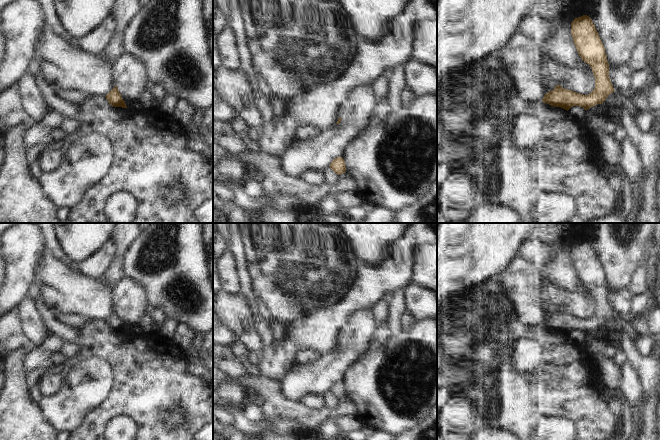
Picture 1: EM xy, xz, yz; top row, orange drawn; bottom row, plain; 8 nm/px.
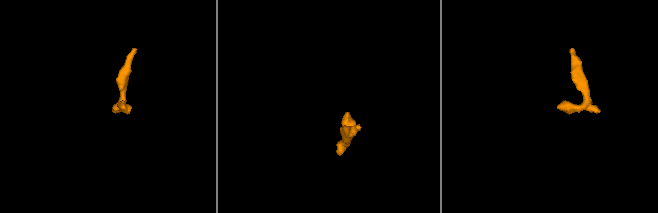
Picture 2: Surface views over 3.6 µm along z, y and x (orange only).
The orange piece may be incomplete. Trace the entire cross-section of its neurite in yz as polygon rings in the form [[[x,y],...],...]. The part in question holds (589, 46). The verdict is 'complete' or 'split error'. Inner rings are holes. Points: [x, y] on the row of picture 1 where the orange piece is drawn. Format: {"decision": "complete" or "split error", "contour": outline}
{"decision": "complete", "contour": [[[583,15],[572,21],[571,35],[579,56],[593,71],[595,88],[590,94],[583,95],[557,85],[544,95],[542,101],[567,111],[573,106],[588,110],[602,104],[615,91],[609,78],[609,63],[603,43],[589,16]]]}

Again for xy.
{"decision": "complete", "contour": [[[115,86],[105,97],[110,105],[114,107],[127,108],[125,101],[122,99],[117,86]]]}

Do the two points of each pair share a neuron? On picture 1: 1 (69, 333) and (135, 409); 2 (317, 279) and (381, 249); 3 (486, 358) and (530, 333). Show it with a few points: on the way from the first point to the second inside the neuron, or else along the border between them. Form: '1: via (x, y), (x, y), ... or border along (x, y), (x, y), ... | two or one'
1: border along (74, 329), (76, 338), (72, 343) | two
2: border along (348, 238), (352, 250), (364, 264) | two
3: via (497, 347), (511, 333), (519, 333) | one

